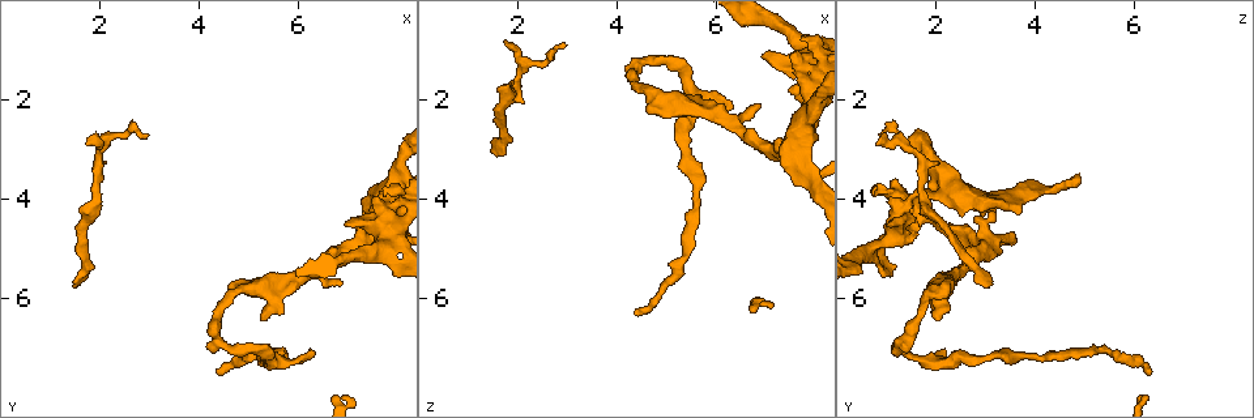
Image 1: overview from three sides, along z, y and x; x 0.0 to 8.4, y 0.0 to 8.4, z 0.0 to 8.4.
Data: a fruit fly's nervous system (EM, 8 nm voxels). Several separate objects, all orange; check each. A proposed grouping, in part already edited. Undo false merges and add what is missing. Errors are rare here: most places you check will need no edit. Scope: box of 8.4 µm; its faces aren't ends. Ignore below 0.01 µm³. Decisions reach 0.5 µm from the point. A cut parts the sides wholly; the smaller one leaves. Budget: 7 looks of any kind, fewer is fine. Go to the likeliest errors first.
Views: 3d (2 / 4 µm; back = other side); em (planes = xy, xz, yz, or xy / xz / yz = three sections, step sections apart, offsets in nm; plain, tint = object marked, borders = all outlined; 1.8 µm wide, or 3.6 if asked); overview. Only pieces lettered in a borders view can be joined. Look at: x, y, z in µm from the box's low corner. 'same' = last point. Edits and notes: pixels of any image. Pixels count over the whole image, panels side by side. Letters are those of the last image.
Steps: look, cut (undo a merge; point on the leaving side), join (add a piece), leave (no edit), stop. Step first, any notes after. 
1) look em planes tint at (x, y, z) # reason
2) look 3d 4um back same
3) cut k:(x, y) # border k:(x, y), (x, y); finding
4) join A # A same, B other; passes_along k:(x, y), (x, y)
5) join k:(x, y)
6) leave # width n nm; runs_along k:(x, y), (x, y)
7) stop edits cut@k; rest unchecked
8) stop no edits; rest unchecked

look 3d 2um at (1.75, 2.90, 0.90) # tapers out

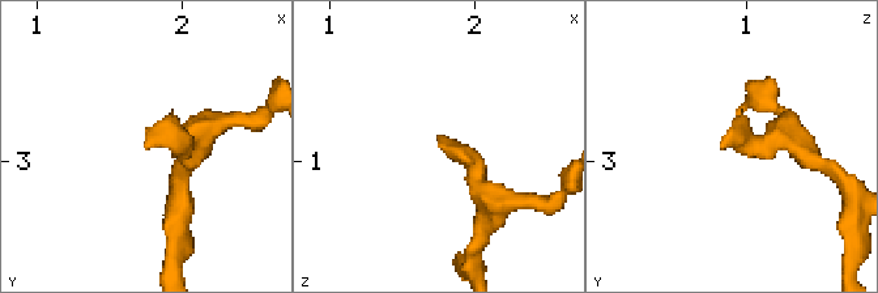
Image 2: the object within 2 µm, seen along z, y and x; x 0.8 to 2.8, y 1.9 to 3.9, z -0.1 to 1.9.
look em planes borders at (1.76, 2.90, 0.84)

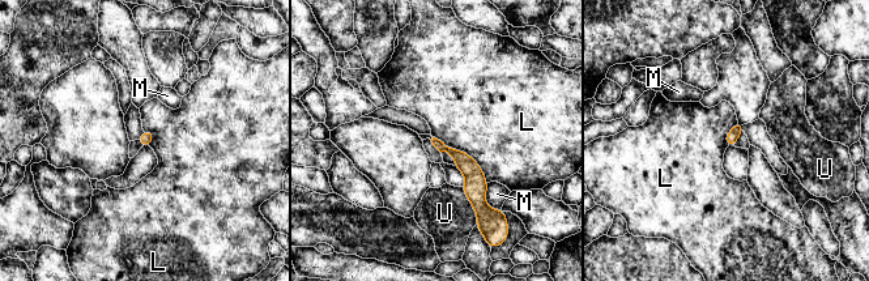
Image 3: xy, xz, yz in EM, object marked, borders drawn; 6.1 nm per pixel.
leave # L other, M other, U other; runs_along 3:(437, 143), (472, 171), (481, 207); none of them fits

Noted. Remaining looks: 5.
look 3d 4um at (7.70, 4.15, 1.30) # abrupt turn

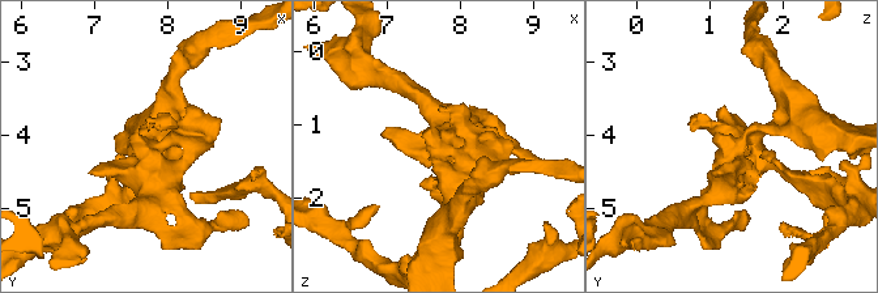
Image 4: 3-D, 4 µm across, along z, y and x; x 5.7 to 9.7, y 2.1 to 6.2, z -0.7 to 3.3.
look em xy step 4 tint at (7.75, 4.20, 1.35) # now the EM

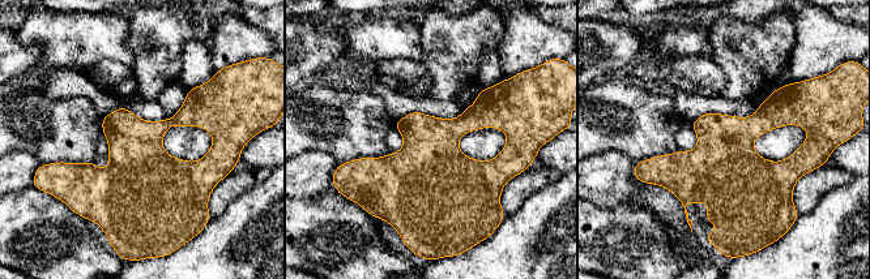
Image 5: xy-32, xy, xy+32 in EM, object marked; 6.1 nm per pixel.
look em planes borders same

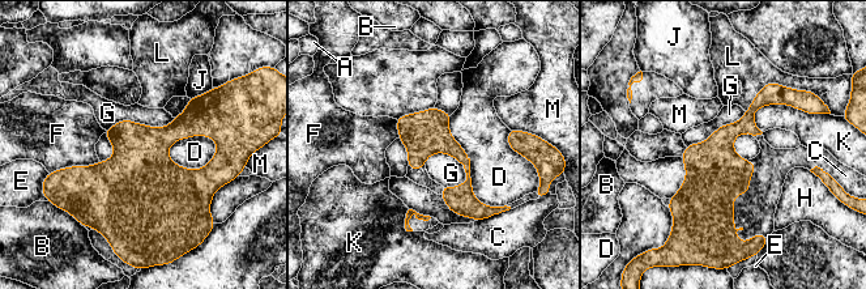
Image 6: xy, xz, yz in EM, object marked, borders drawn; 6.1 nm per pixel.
leave # width 280 nm; longest_contact G 440 nm; A other, B other, C other, D other, E other, F other, G other, H other, J other, K other, L other, M other; one neuron here

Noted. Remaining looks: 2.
look em xz step 4 borders at (1.55, 5.75, 3.00)

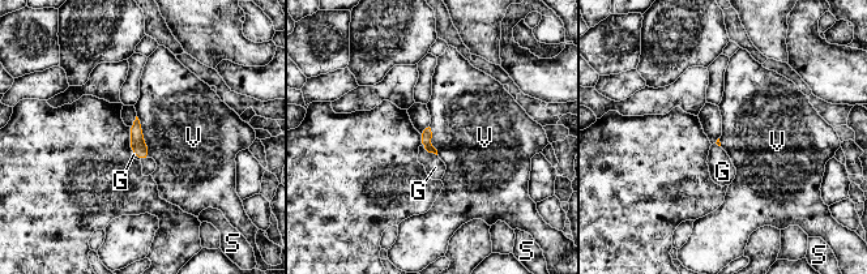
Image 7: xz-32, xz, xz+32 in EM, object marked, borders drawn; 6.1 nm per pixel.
look em planes borders same

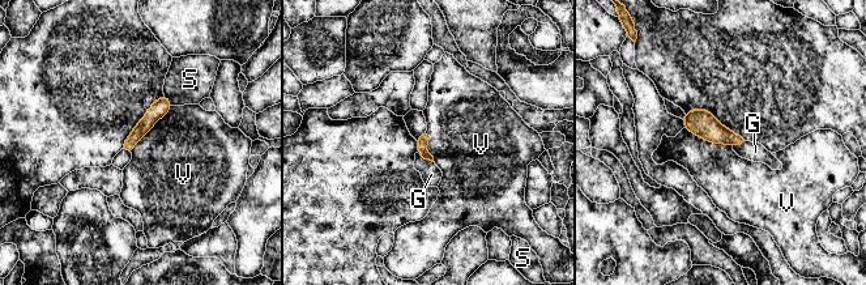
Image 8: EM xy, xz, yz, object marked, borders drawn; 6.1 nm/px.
join G # G same, S other, V other; passes_along 8:(422, 144), (425, 158), (431, 174); the neuron continues

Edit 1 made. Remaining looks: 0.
stop edits join@8; rest unchecked

